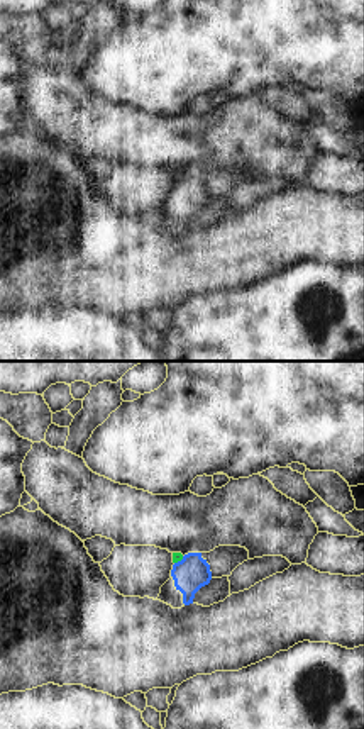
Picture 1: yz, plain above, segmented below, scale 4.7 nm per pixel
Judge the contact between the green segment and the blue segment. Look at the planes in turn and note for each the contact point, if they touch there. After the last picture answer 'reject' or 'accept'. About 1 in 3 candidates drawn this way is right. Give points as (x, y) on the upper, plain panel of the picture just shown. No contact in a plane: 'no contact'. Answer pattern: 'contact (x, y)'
contact (178, 180)

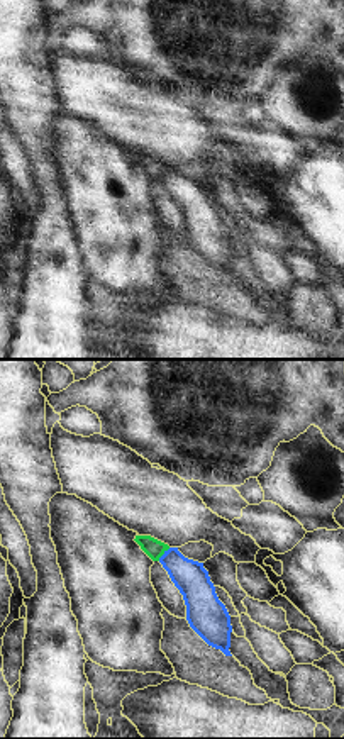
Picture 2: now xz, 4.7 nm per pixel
contact (163, 173)

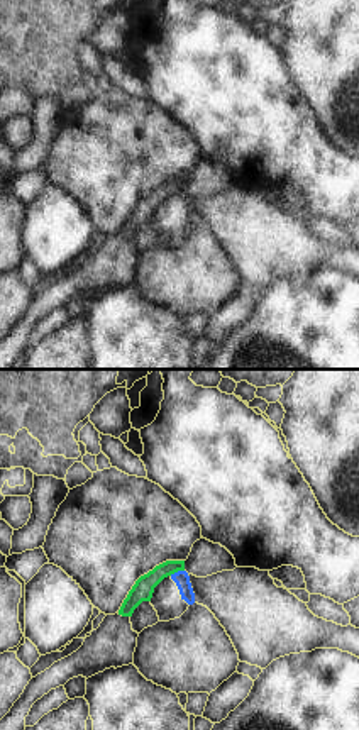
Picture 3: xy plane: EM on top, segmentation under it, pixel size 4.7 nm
contact (176, 192)

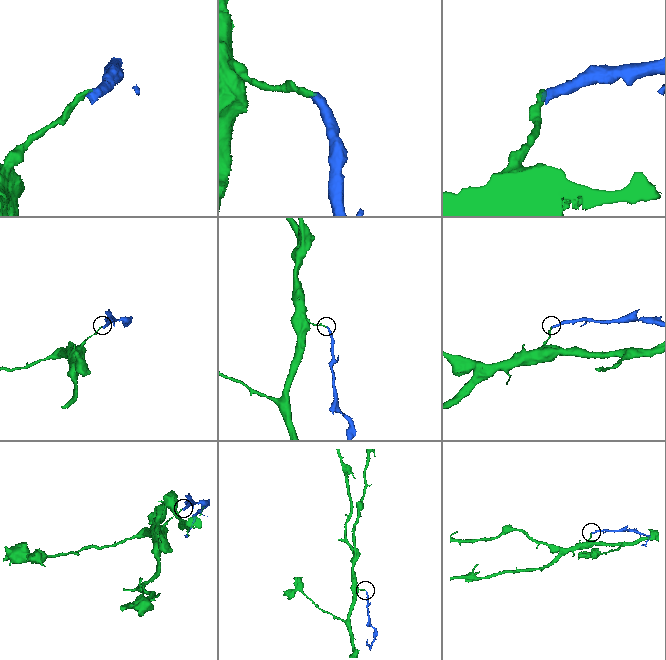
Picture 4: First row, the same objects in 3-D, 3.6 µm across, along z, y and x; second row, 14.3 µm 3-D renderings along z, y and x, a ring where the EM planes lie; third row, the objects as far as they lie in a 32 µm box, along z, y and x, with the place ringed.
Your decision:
reject

